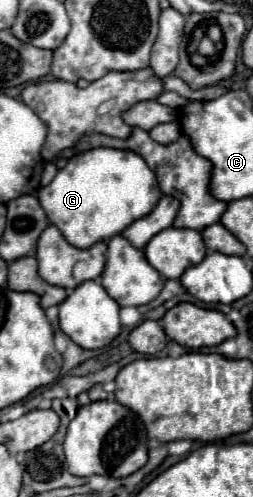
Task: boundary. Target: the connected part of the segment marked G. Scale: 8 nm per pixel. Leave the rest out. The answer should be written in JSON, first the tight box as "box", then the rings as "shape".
{"box":[37,148,161,248],"shape":[[[93,148],[73,156],[53,182],[37,192],[49,222],[61,230],[75,248],[89,248],[99,240],[121,234],[131,222],[147,216],[161,198],[151,168],[129,150]]]}

